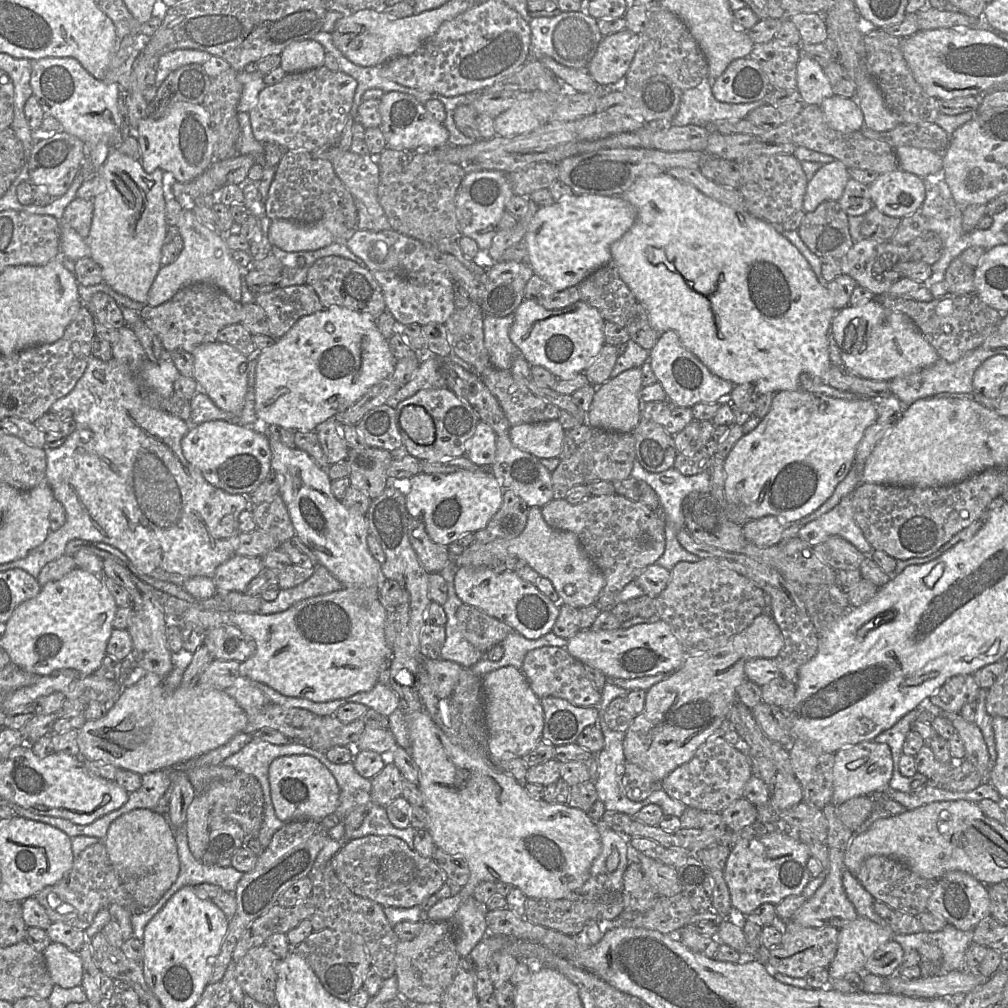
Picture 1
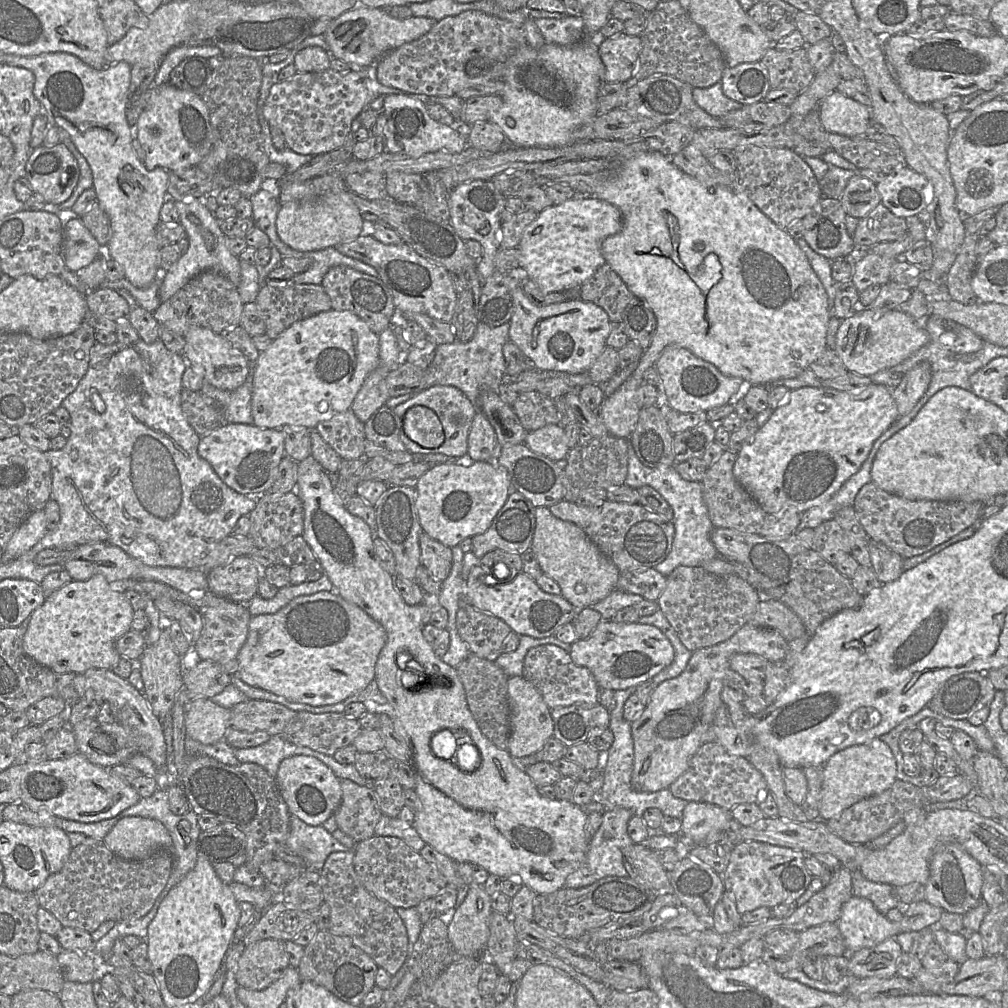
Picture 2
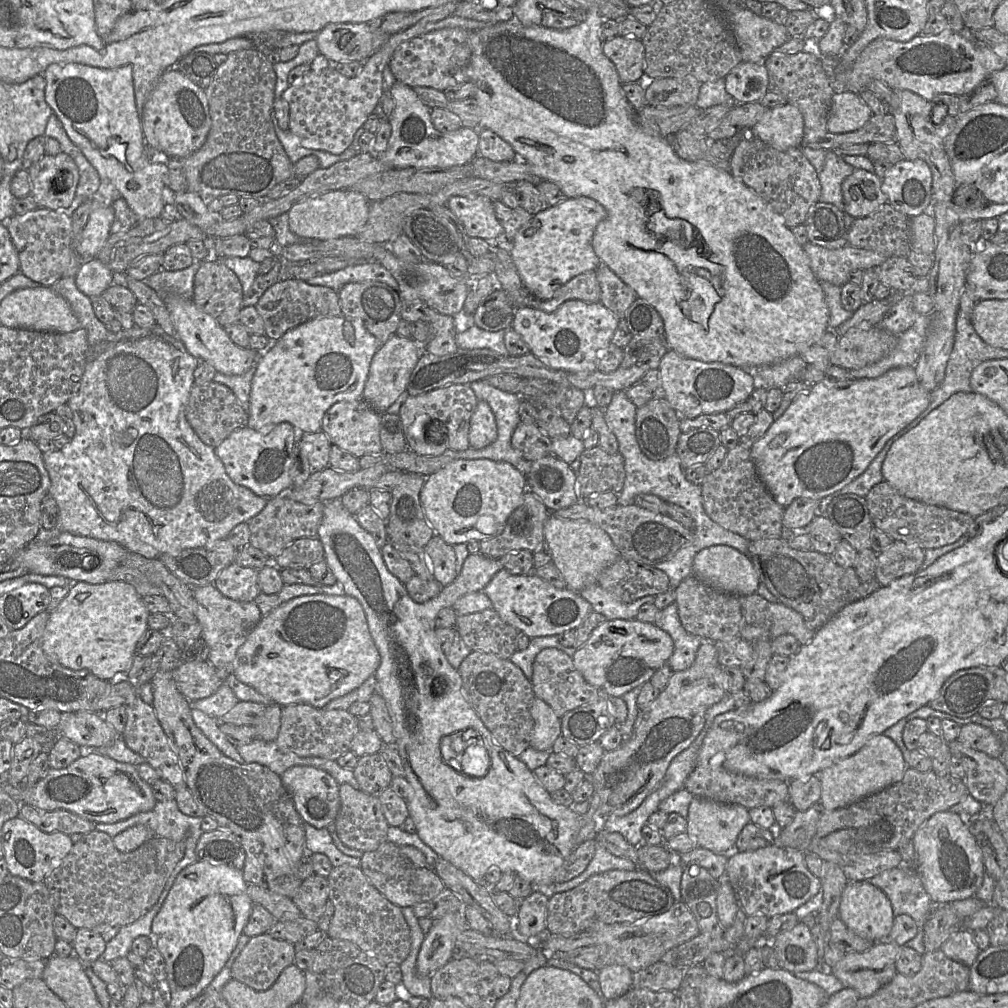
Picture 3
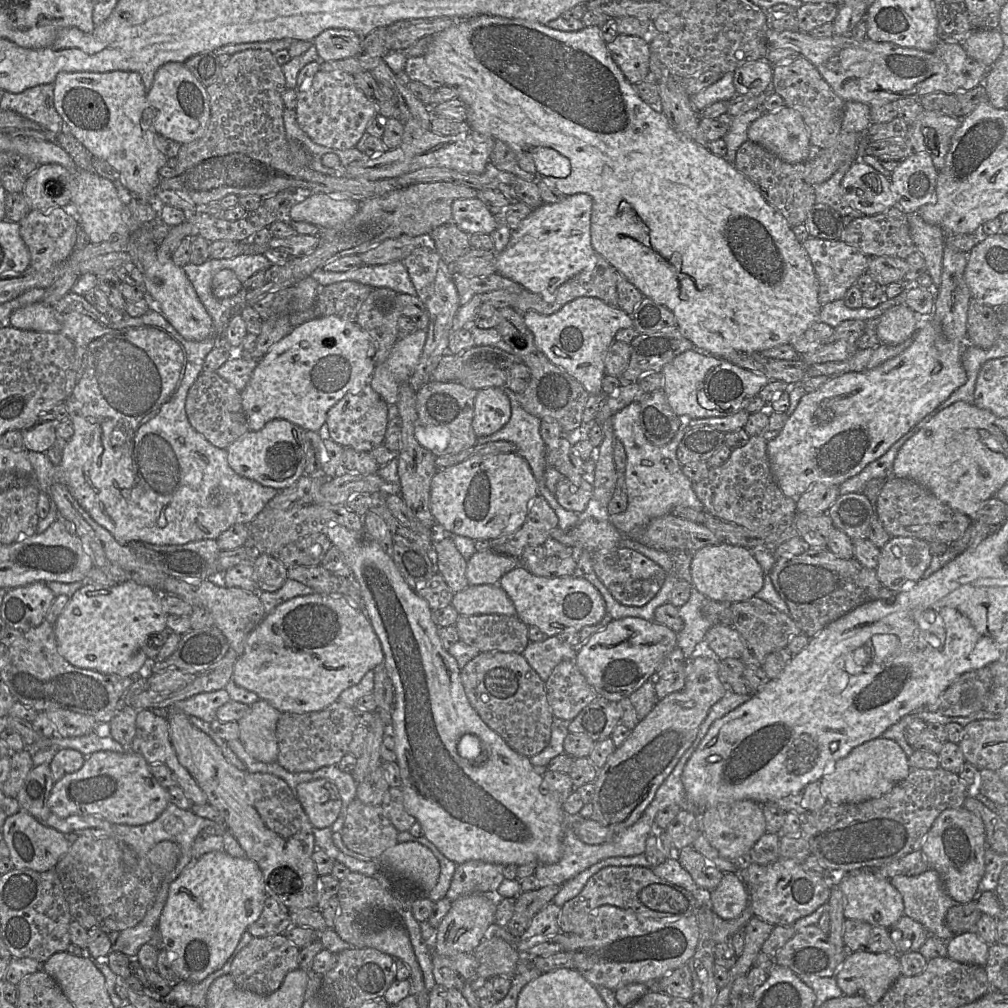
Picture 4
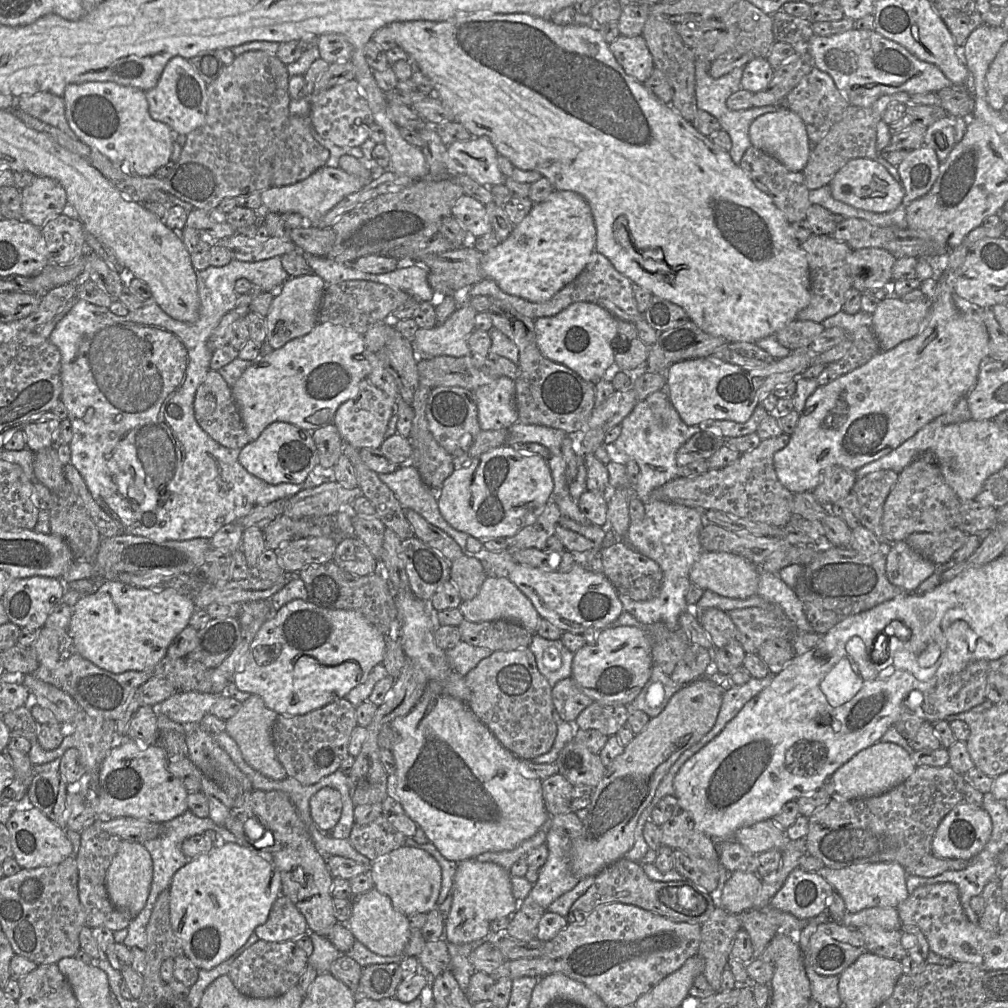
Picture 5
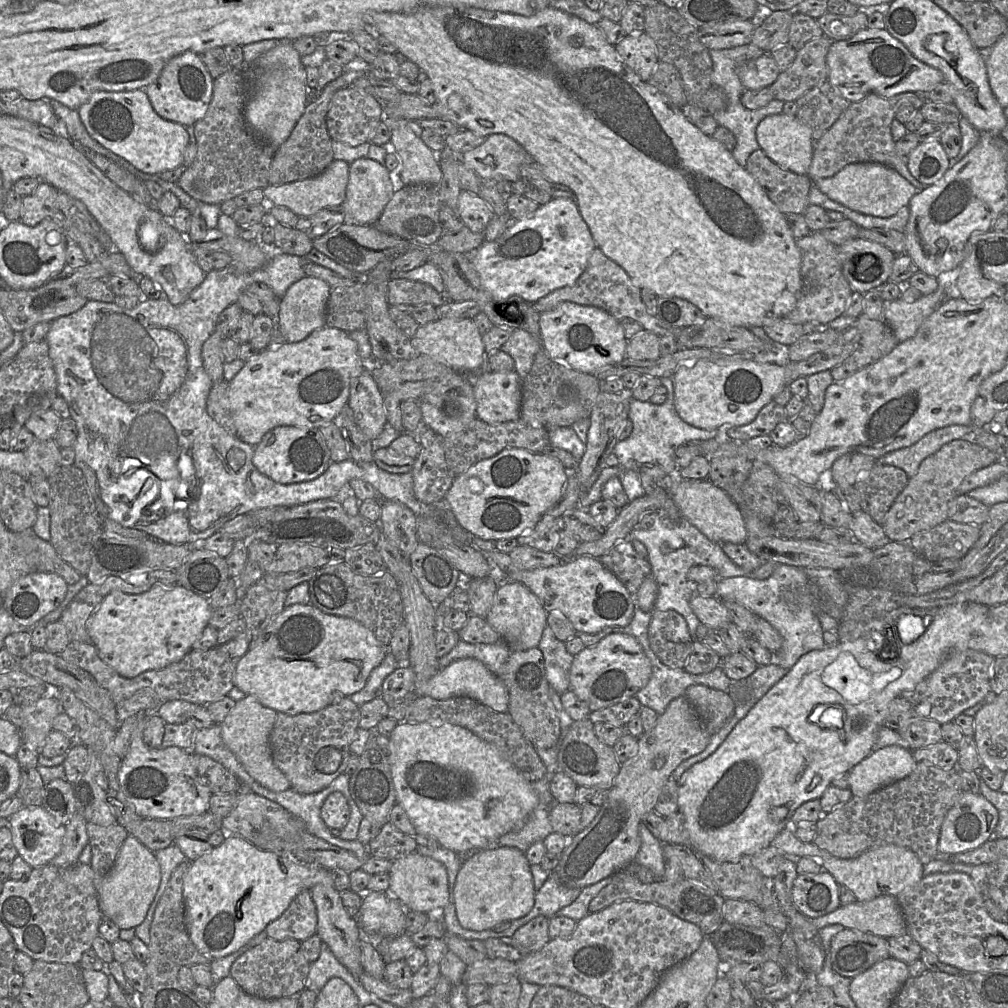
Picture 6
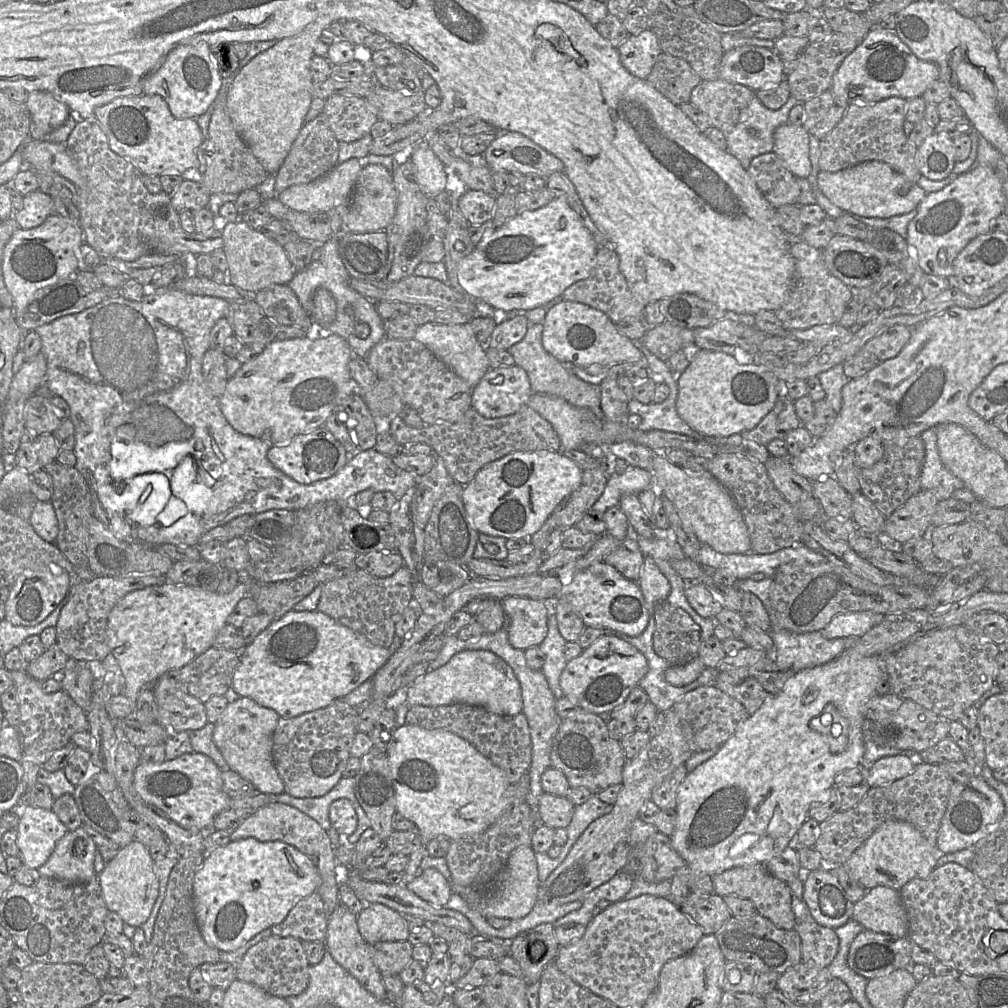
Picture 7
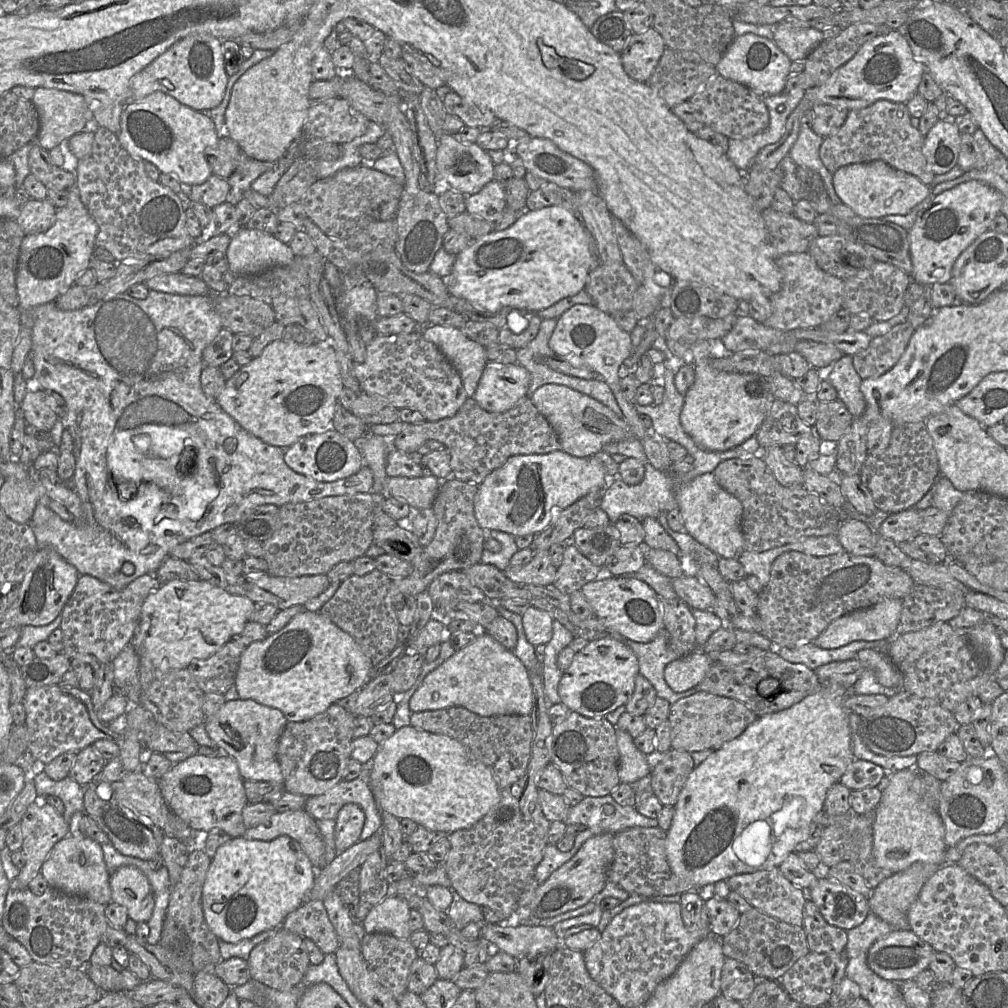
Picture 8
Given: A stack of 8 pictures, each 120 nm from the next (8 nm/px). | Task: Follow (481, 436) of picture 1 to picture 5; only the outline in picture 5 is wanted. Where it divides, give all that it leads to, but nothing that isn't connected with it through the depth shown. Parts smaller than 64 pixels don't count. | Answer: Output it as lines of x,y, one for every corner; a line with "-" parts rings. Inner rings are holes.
500,376
474,391
482,431
508,429
518,421
515,380

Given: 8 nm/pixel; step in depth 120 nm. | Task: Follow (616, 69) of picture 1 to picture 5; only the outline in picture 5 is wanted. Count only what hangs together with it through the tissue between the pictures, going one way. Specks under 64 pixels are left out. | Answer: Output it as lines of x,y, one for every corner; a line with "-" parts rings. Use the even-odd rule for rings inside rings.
619,35
609,47
624,71
640,83
646,81
653,72
653,58
642,35

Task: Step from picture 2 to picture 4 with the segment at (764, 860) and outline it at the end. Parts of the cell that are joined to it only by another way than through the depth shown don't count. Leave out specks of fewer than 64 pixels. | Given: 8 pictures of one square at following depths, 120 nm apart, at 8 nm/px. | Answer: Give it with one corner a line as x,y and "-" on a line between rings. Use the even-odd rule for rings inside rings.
778,858
767,865
740,864
738,875
749,892
749,907
753,915
776,926
792,926
798,919
808,916
826,904
831,894
827,877
808,871
803,863

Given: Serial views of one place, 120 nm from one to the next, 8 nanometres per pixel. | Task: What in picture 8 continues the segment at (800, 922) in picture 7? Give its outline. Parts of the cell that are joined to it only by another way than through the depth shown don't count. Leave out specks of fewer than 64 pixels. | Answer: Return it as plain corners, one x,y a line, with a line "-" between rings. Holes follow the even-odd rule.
807,893
807,901
805,903
804,910
803,910
802,928
806,934
807,943
808,943
810,952
816,952
816,953
843,953
844,952
848,941
847,931
839,927
828,924
825,921
825,919
822,917
815,903
808,898
808,893

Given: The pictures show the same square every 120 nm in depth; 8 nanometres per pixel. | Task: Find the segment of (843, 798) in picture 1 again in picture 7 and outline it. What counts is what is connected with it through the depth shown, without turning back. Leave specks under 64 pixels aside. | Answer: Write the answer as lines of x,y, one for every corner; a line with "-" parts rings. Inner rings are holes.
906,755
886,756
866,768
864,783
870,788
879,787
911,774
916,761

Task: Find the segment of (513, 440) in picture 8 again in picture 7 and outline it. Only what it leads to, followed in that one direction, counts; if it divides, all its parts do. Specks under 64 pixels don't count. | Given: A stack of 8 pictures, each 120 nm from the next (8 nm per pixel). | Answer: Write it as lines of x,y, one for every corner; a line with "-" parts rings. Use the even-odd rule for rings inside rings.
527,405
515,414
500,418
485,418
471,407
457,422
441,422
421,428
406,425
398,415
390,419
389,429
400,446
411,443
425,443
430,446
433,454
443,460
450,477
464,486
473,480
482,467
510,453
561,450
560,439
552,425

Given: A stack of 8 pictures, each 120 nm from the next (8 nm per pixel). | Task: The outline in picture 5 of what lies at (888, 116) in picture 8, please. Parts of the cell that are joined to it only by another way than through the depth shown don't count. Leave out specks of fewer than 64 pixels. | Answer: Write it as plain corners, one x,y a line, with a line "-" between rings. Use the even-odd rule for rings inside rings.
899,92
882,96
869,107
850,105
840,120
830,128
826,135
816,143
815,148
810,152
808,162
802,171
805,178
805,184
809,190
828,185
835,174
852,159
868,158
875,160
880,156
880,153
876,148
877,124
882,120
884,111
892,103
941,106
941,100
936,92
921,94

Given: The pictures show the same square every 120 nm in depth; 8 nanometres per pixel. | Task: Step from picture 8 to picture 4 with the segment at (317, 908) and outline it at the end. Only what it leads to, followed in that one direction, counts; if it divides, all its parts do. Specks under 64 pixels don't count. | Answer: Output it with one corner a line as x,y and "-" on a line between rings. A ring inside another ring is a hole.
267,897
261,915
248,927
253,937
283,934
293,924
287,907
272,897

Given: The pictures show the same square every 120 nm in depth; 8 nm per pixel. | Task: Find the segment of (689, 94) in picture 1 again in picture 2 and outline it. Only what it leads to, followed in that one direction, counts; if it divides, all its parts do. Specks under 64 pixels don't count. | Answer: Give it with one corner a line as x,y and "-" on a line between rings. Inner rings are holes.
721,81
707,88
694,87
692,95
699,107
711,116
718,118
744,106
743,103
734,101
724,95

